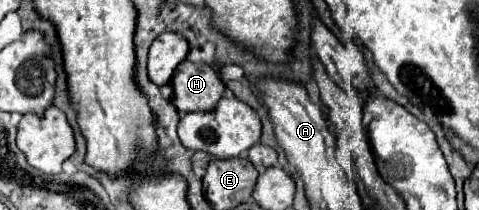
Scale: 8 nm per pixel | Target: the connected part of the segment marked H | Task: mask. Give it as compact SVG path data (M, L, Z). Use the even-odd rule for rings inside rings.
M184 60L172 78L174 86L174 106L180 112L194 112L194 110L212 110L216 108L218 100L222 98L226 86L218 78L216 70L204 62L190 62Z

